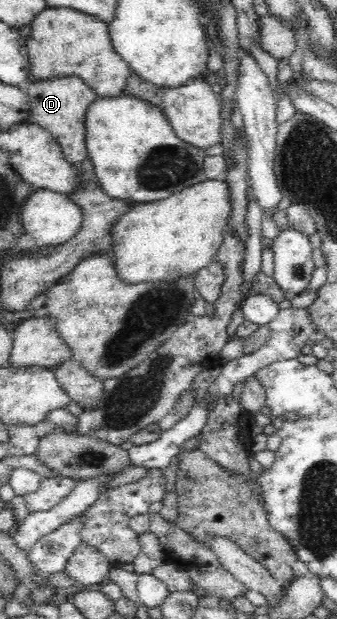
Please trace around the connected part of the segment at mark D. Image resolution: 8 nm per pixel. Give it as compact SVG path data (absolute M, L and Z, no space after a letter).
M65 77L60 80L38 82L28 85L28 96L31 114L28 122L35 123L47 131L63 150L63 159L67 163L77 166L88 159L86 148L86 114L94 104L97 95L77 77Z

